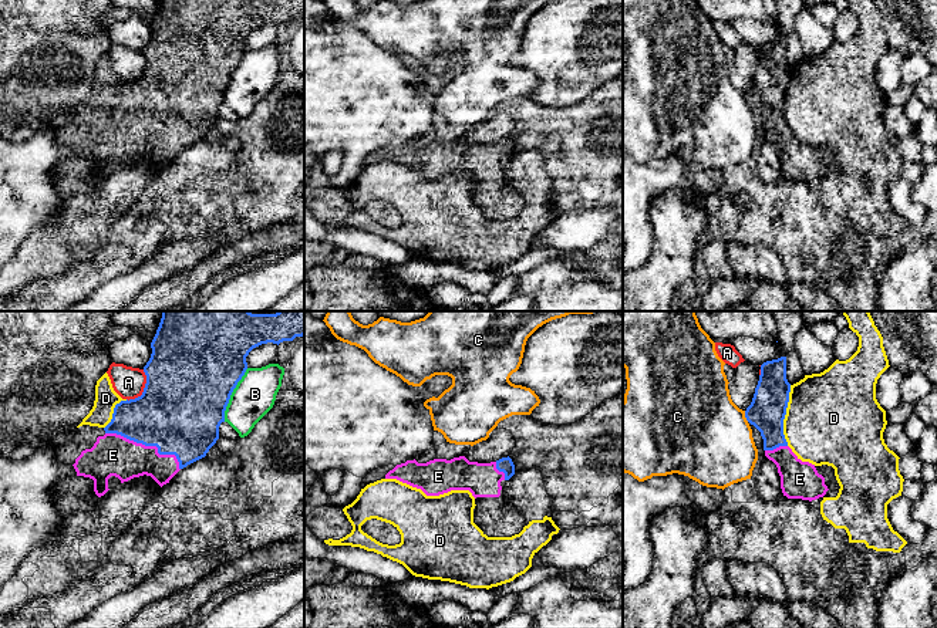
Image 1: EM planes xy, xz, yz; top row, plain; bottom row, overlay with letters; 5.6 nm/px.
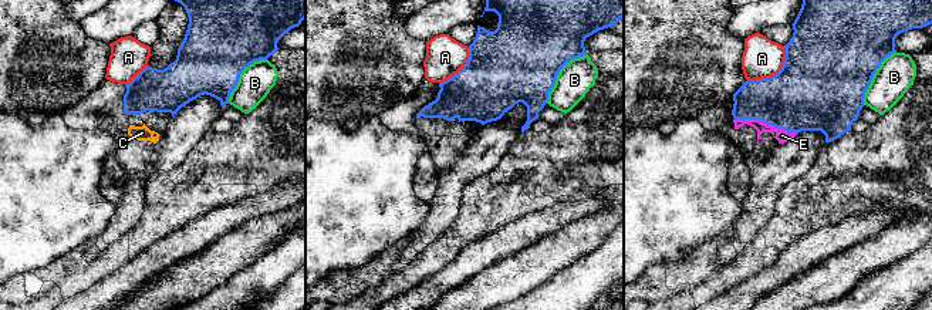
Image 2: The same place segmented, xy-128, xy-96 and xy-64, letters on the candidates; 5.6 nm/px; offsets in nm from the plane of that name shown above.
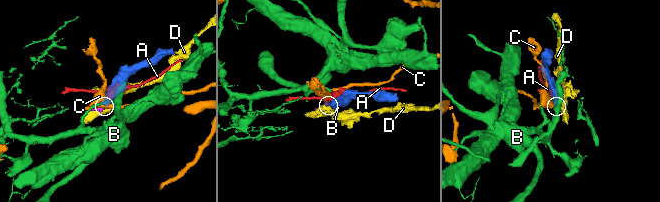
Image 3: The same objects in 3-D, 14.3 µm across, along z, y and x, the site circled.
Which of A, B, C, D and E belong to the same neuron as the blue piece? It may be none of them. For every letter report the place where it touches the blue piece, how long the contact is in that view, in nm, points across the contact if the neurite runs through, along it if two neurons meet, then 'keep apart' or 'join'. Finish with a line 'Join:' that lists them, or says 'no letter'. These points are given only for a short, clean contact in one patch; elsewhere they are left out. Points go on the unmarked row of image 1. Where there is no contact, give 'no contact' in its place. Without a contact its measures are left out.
A: xy (144, 70) | 200 nm | keep apart
B: xy (231, 76) | 340 nm | along xy (248, 50), (231, 77), (223, 103) | keep apart
C: yz (745, 98) | 70 nm | along yz (744, 93), (744, 98), (748, 103) | keep apart
D: yz (785, 95) | 340 nm | keep apart
E: xy (148, 127) | 480 nm | join
Join: E

